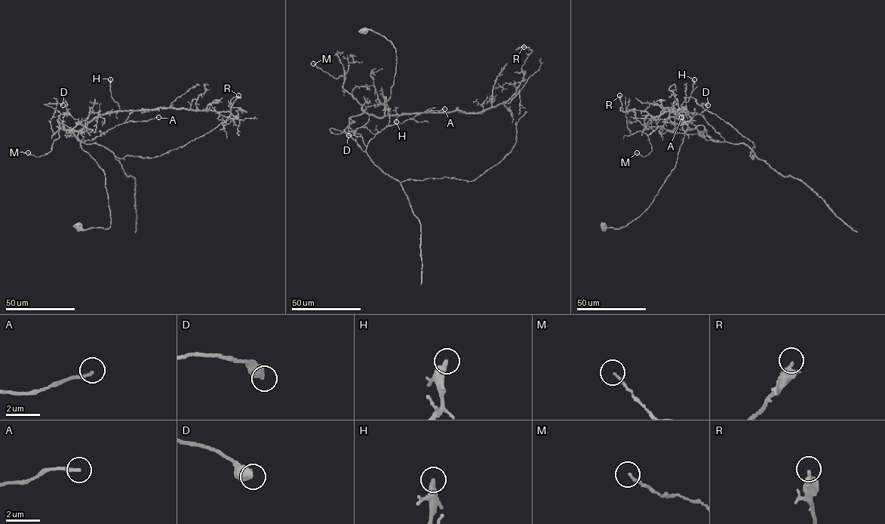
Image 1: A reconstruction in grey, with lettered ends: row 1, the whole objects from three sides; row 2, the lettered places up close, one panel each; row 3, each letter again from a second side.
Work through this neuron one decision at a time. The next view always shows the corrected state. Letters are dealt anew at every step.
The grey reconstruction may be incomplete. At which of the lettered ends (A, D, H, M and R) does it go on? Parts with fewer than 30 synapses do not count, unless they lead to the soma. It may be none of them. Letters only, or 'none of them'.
none of them

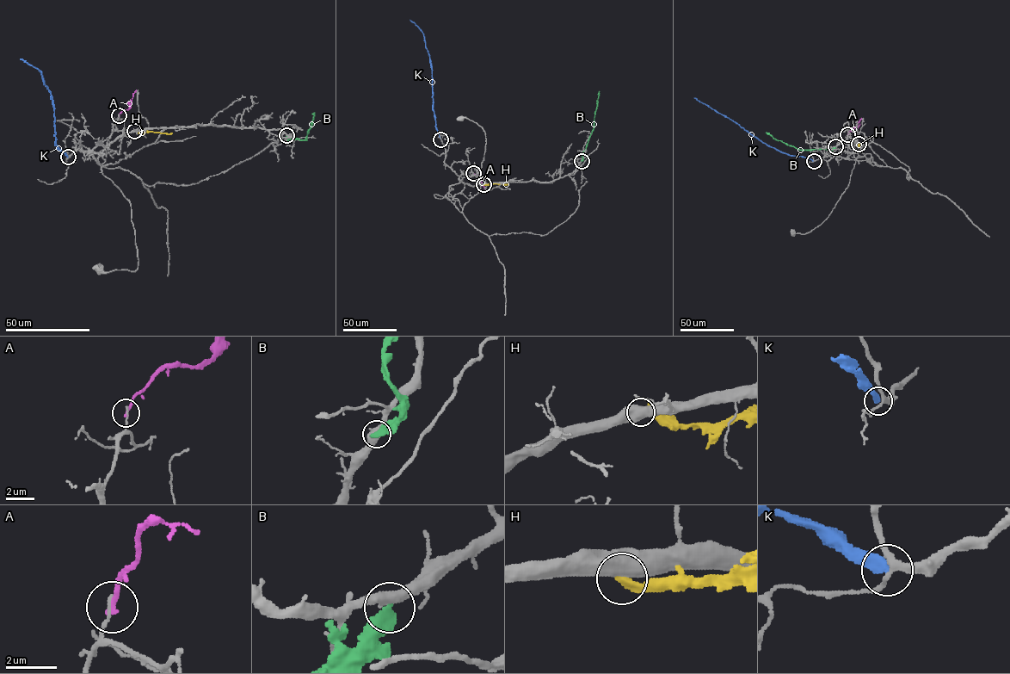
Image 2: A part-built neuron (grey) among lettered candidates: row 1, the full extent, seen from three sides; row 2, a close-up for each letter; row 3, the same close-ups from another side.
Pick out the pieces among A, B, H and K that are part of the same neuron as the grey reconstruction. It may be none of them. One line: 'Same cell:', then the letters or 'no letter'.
Same cell: no letter

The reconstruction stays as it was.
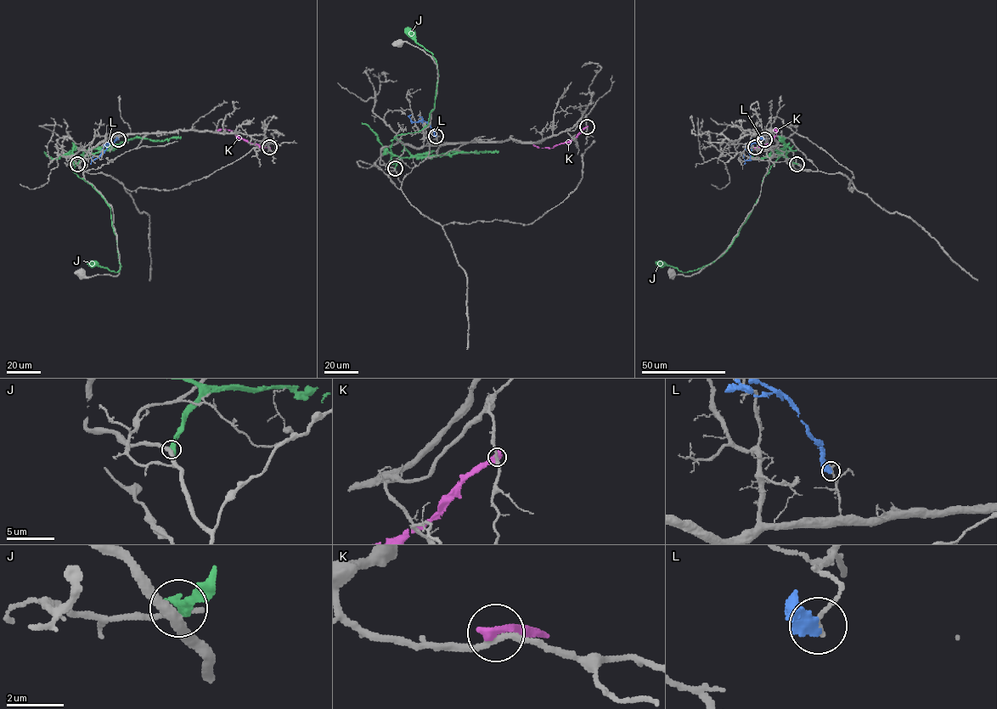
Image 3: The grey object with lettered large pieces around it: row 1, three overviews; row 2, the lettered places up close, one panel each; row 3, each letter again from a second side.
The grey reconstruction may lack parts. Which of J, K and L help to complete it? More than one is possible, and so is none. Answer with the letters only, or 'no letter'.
no letter

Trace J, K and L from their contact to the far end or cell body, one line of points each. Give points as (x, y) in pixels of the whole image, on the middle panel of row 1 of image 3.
J: (395, 168), (400, 157), (391, 153), (391, 140), (428, 124), (438, 75), (432, 54), (407, 27)
K: (587, 126), (575, 137), (552, 148), (538, 148), (533, 144)
L: (436, 136), (427, 122), (413, 121), (408, 116), (411, 115)

